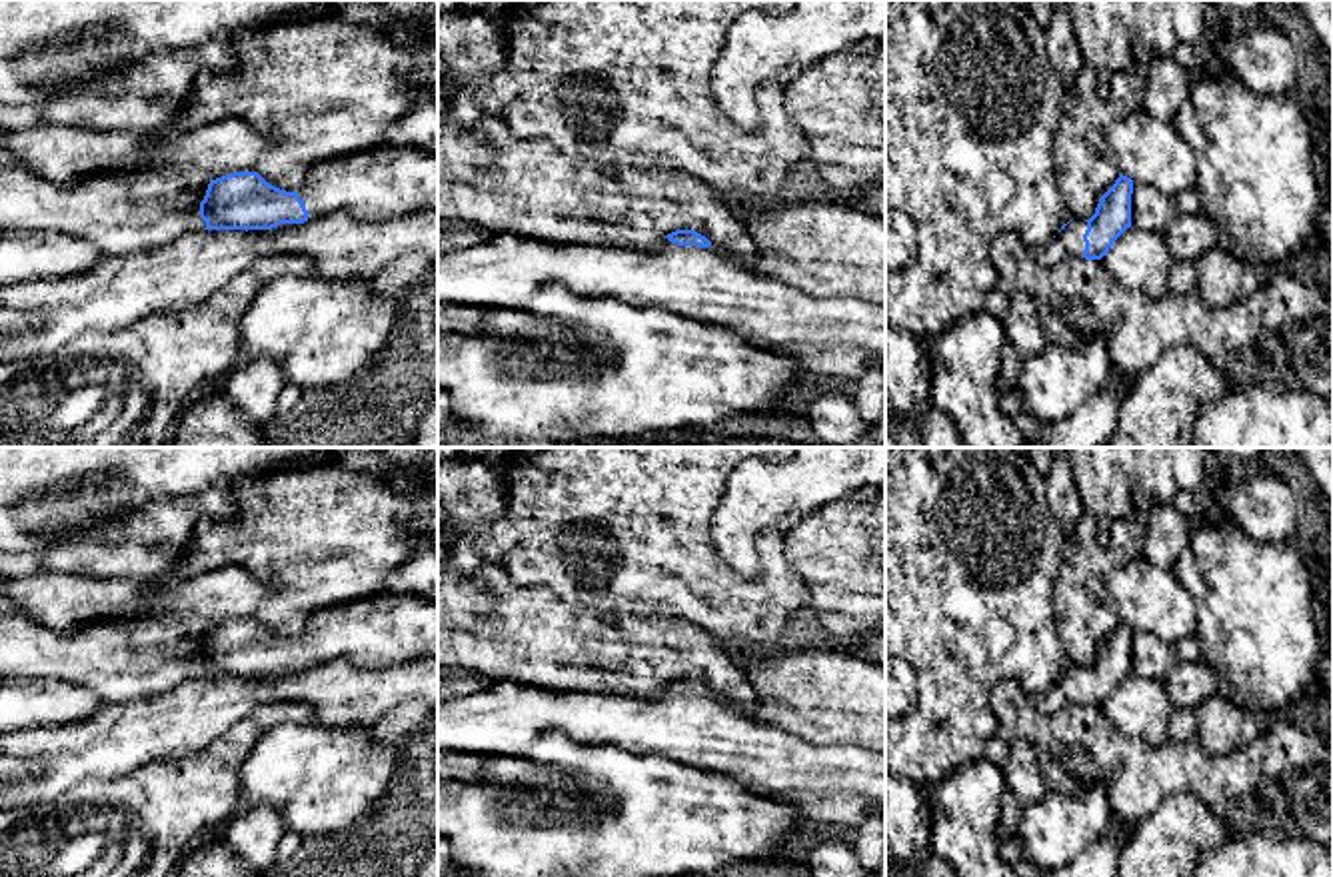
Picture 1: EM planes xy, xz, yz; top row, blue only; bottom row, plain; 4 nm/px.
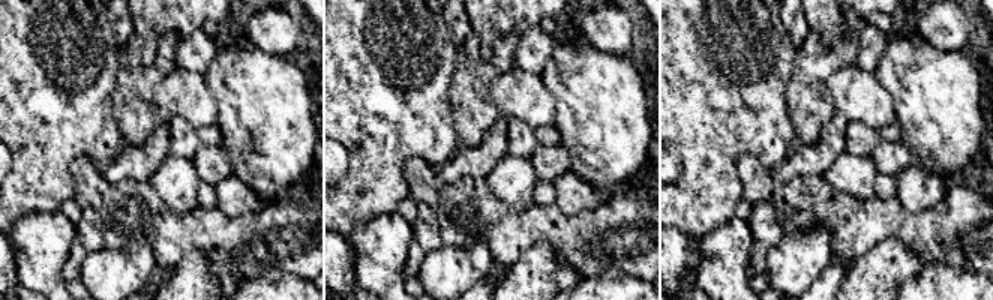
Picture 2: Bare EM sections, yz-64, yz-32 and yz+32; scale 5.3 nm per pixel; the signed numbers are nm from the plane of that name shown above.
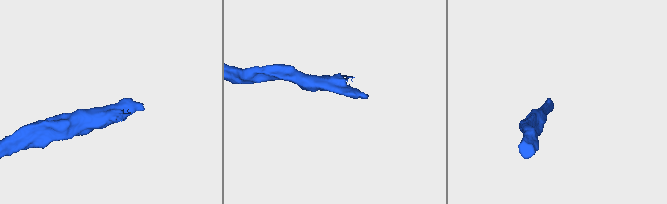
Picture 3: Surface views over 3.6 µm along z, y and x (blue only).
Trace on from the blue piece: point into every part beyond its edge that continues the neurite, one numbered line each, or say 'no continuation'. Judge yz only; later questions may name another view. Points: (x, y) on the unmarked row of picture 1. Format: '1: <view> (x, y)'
1: yz (1068, 692)

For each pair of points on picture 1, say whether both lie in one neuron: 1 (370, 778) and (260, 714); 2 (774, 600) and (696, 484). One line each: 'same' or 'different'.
1: different
2: same

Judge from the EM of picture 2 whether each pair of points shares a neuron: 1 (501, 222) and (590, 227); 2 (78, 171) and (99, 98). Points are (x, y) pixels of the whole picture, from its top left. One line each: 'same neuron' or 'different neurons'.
1: same neuron
2: different neurons

